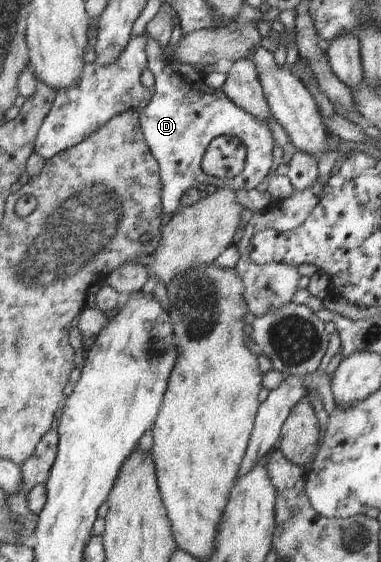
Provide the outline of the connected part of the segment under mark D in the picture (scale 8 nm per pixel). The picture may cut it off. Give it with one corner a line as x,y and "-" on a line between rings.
150,36
147,38
145,51
147,54
147,68
155,78
155,92
148,106
142,109
139,121
145,141
159,164
159,177
162,185
161,205
164,214
173,215
182,206
180,198
182,198
184,192
193,187
192,176
205,173
201,167
203,154
212,139
217,136
230,135
231,137
238,137
246,145
247,156
244,168
238,173
238,176
231,179
217,178
214,180
214,184
217,187
224,187
233,191
255,189
258,184
265,180
270,168
272,168
272,148
275,145
266,121
262,122
250,116
245,110
236,106
221,89
210,88
205,81
206,74
200,71
197,72
191,64
181,63
165,57
163,48

